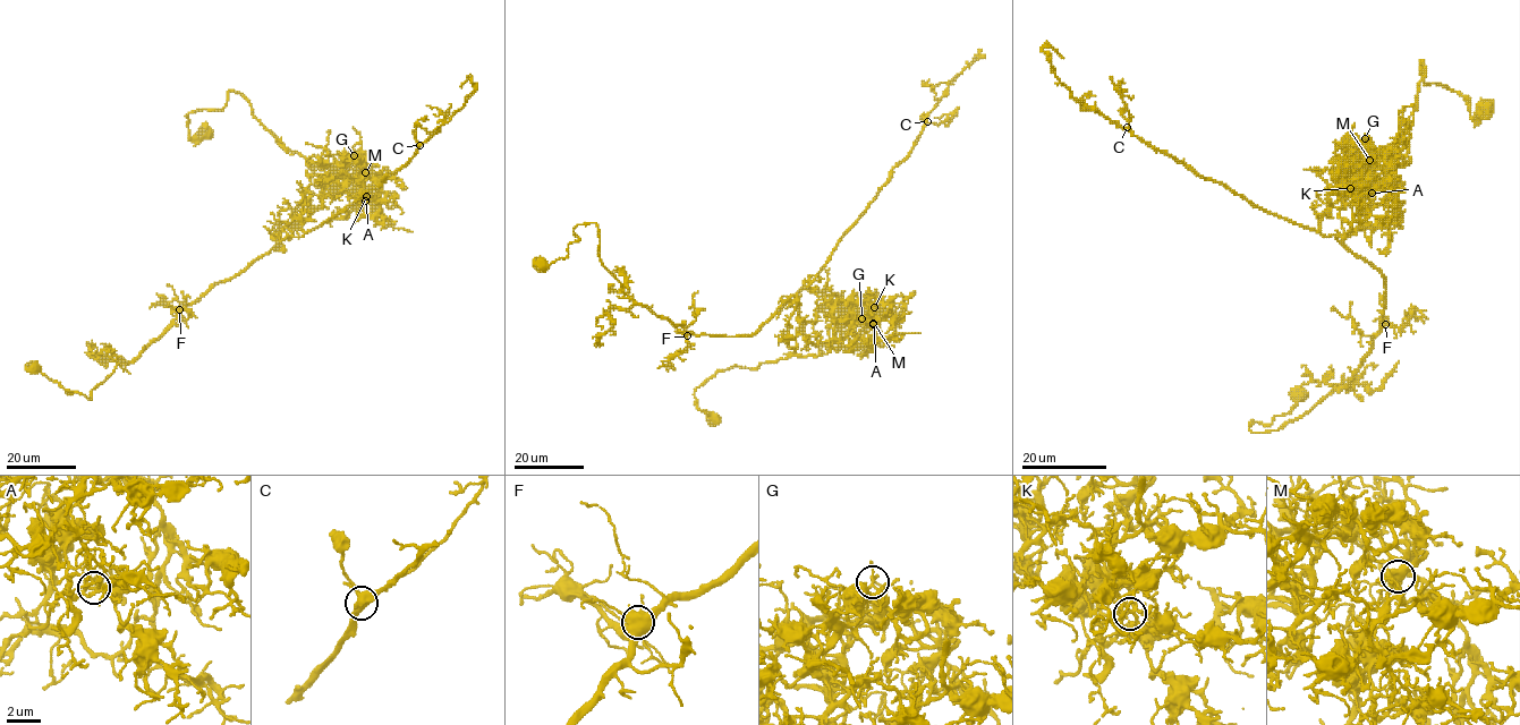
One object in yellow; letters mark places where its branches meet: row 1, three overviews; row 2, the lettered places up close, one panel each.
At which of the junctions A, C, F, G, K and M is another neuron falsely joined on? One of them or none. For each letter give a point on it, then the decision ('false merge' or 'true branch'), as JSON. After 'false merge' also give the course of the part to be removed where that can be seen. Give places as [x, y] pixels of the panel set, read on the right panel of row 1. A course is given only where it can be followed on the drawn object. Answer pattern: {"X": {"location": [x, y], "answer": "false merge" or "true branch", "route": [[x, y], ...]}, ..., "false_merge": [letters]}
{"A": {"location": [1372, 193], "answer": "true branch"}, "C": {"location": [1127, 127], "answer": "true branch"}, "F": {"location": [1385, 324], "answer": "true branch"}, "G": {"location": [1365, 138], "answer": "false merge", "route": [[1364, 138], [1334, 160], [1393, 192], [1336, 238], [1383, 275], [1384, 317], [1344, 387], [1249, 429], [1292, 391]]}, "K": {"location": [1350, 188], "answer": "true branch"}, "M": {"location": [1369, 160], "answer": "true branch"}, "false_merge": ["G"]}

